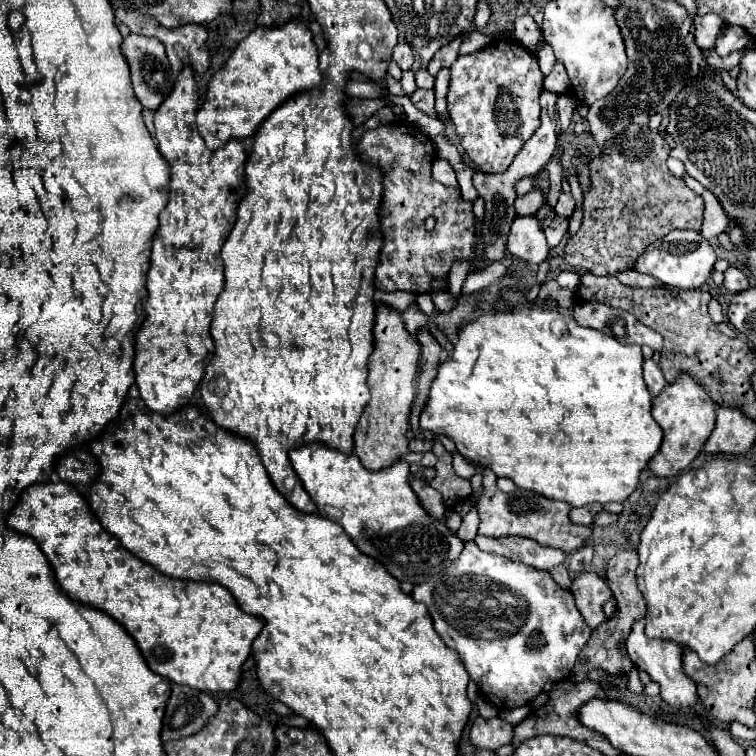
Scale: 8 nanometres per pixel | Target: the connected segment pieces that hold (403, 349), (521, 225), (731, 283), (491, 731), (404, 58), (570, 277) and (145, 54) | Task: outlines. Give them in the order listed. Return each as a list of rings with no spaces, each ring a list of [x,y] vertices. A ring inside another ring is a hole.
[[[376,302],[374,318],[374,352],[368,360],[368,390],[370,402],[364,406],[354,432],[354,454],[368,470],[380,470],[396,462],[408,452],[408,418],[416,398],[416,374],[420,360],[420,344],[404,328],[402,314],[382,302]]]
[[[518,216],[514,220],[508,236],[508,252],[530,264],[540,264],[550,256],[550,248],[536,216]]]
[[[730,266],[726,272],[724,272],[724,286],[730,290],[730,292],[742,292],[750,286],[748,282],[748,276],[742,268],[736,268],[736,266]]]
[[[476,718],[470,728],[470,744],[474,748],[486,748],[486,750],[498,750],[504,744],[510,744],[512,740],[512,724],[500,720],[500,718]]]
[[[400,42],[400,44],[394,48],[392,58],[398,62],[398,66],[400,66],[402,70],[410,70],[410,66],[412,66],[412,46],[408,46],[408,42]]]
[[[570,270],[560,272],[558,278],[556,278],[556,282],[558,282],[562,288],[568,288],[568,290],[572,290],[572,292],[576,292],[576,288],[580,288],[580,276],[574,274],[574,272],[570,272]]]
[[[130,34],[122,42],[122,52],[124,52],[124,56],[126,56],[128,64],[130,64],[132,86],[134,86],[134,92],[136,92],[138,100],[142,102],[144,108],[156,110],[162,104],[162,100],[174,88],[174,78],[170,78],[172,70],[170,70],[166,52],[164,52],[164,44],[160,44],[160,40],[156,40],[156,38],[144,38],[140,34]]]

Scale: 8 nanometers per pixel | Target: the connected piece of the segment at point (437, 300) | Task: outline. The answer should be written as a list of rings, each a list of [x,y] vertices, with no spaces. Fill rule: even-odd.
[[[442,292],[442,294],[432,294],[434,298],[434,304],[436,304],[436,310],[440,312],[448,312],[454,308],[456,304],[456,298],[450,294],[450,292]]]

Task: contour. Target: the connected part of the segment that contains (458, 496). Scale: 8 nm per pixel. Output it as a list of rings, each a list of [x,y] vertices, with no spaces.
[[[436,440],[434,446],[432,446],[432,452],[438,458],[438,462],[434,464],[436,474],[434,474],[434,478],[428,484],[442,494],[446,508],[454,508],[460,502],[464,502],[464,498],[472,496],[470,480],[464,480],[464,478],[456,476],[456,472],[452,470],[452,456],[442,446],[442,442]]]

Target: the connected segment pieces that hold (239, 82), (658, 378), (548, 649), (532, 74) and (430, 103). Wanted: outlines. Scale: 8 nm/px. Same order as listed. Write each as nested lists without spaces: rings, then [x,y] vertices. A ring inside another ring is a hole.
[[[292,20],[278,28],[260,26],[238,44],[224,68],[212,76],[206,104],[196,116],[198,132],[210,150],[220,148],[230,138],[254,136],[258,126],[282,102],[320,84],[322,72],[318,68],[318,50],[312,32],[300,20]]]
[[[652,358],[644,360],[644,382],[648,384],[648,390],[650,390],[652,396],[658,396],[658,392],[666,386],[664,374],[662,374],[660,366]]]
[[[466,542],[456,562],[442,574],[432,576],[432,580],[418,584],[410,596],[426,604],[442,642],[458,652],[460,662],[480,692],[500,710],[528,706],[546,682],[566,680],[592,632],[578,612],[572,592],[562,590],[546,570],[536,570],[504,556],[488,556],[474,542]]]
[[[502,38],[474,54],[460,56],[452,64],[450,72],[452,72],[452,78],[450,78],[450,90],[448,90],[448,116],[456,126],[464,154],[486,174],[504,172],[512,164],[514,156],[520,152],[524,142],[530,140],[532,134],[540,128],[538,96],[542,92],[542,86],[550,92],[564,92],[564,94],[568,92],[568,74],[566,74],[562,62],[556,62],[552,72],[548,76],[544,76],[540,72],[536,56],[530,54],[514,38]]]
[[[416,90],[412,96],[410,96],[412,104],[420,110],[424,110],[428,116],[436,118],[436,110],[434,110],[434,92],[432,90]]]

